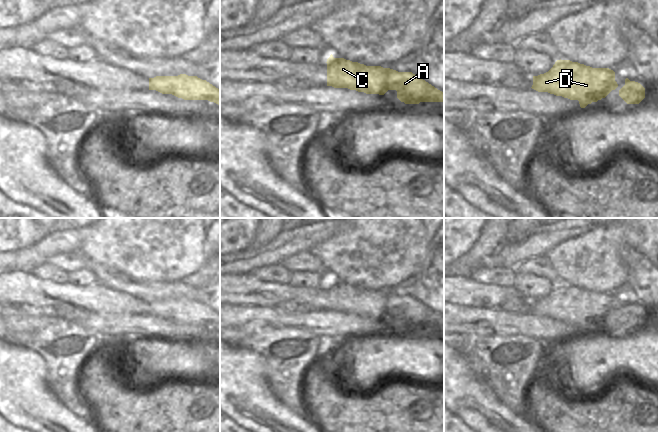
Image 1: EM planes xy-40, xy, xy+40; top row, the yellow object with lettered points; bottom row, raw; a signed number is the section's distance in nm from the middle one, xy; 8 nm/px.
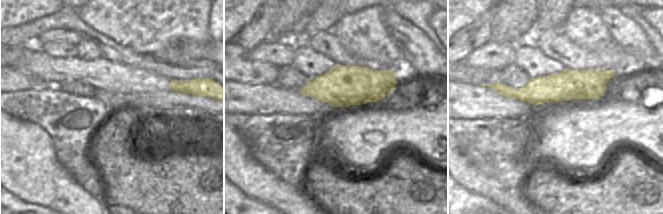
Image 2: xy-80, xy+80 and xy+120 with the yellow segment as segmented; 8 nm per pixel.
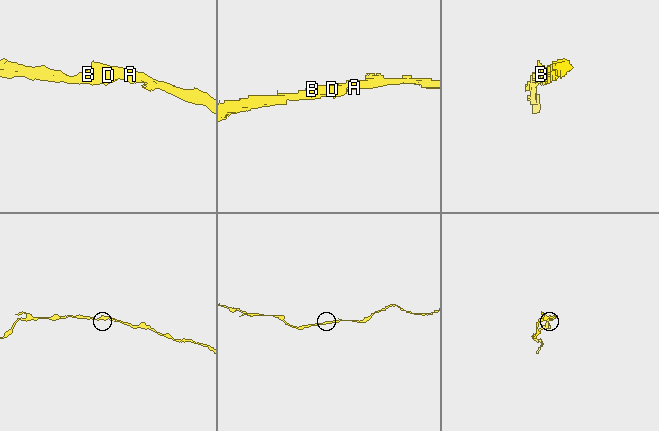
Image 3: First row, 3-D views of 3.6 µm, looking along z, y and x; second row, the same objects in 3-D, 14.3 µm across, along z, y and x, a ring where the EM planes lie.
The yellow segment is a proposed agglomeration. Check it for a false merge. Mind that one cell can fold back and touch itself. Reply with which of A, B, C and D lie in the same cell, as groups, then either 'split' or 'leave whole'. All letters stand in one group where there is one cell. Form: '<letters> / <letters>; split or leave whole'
A B C D; leave whole

